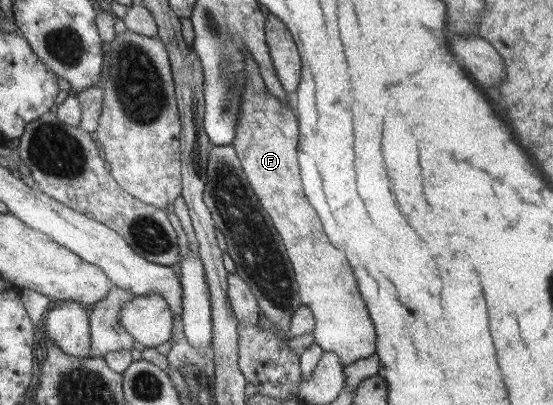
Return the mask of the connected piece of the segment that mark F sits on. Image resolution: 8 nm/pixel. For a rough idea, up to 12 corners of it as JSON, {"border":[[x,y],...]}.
{"border":[[248,52],[230,145],[280,234],[313,344],[375,353],[345,254],[303,193],[296,115]]}

